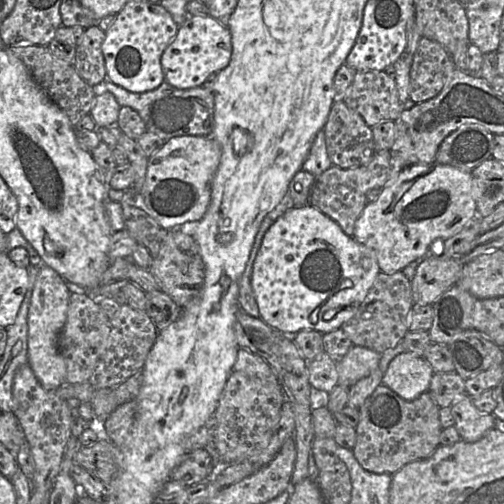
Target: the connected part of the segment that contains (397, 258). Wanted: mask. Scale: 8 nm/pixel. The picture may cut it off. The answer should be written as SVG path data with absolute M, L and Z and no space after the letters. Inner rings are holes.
M435 161L415 164L403 169L394 181L382 188L377 200L367 203L355 223L353 238L359 244L373 250L380 272L393 274L402 271L409 263L424 258L434 240L445 240L458 233L473 216L479 217L472 195L471 172Z

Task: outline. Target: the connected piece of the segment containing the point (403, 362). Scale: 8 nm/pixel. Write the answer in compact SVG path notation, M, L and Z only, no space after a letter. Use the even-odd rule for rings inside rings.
M403 352L390 362L382 383L402 399L412 401L428 391L433 375L431 365L423 357Z

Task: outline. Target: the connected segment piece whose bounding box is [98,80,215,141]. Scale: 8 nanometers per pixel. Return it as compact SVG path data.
M104 80L100 89L111 92L120 106L136 110L145 122L147 131L160 136L165 141L185 135L211 136L214 127L215 96L202 86L191 89L178 89L164 81L159 87L143 93L135 93Z

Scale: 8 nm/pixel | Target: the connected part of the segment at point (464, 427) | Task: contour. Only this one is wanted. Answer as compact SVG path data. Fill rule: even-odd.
M468 395L455 402L451 409L455 419L454 426L461 439L466 442L480 440L488 431L496 428L498 424L493 413L479 411Z

